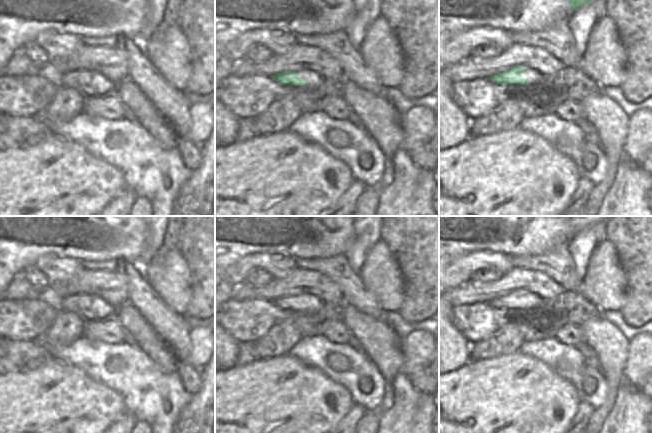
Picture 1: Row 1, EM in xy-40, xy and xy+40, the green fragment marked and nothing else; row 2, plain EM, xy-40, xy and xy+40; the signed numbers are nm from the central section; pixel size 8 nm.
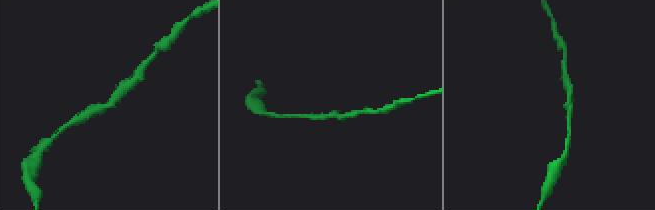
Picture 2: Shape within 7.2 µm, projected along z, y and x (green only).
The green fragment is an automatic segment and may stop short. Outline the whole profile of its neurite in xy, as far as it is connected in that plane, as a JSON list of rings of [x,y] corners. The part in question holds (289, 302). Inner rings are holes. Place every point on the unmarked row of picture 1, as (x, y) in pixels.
[[[288,295],[286,297],[280,297],[273,301],[273,303],[280,309],[306,309],[306,303],[297,302],[298,295]]]

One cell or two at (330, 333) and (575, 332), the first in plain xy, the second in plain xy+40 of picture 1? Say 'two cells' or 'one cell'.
one cell

